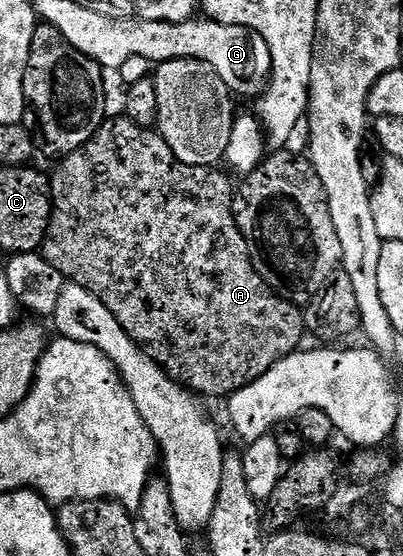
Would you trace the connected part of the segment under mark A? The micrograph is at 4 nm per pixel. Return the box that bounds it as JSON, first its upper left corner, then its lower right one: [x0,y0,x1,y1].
[40,116,306,399]

